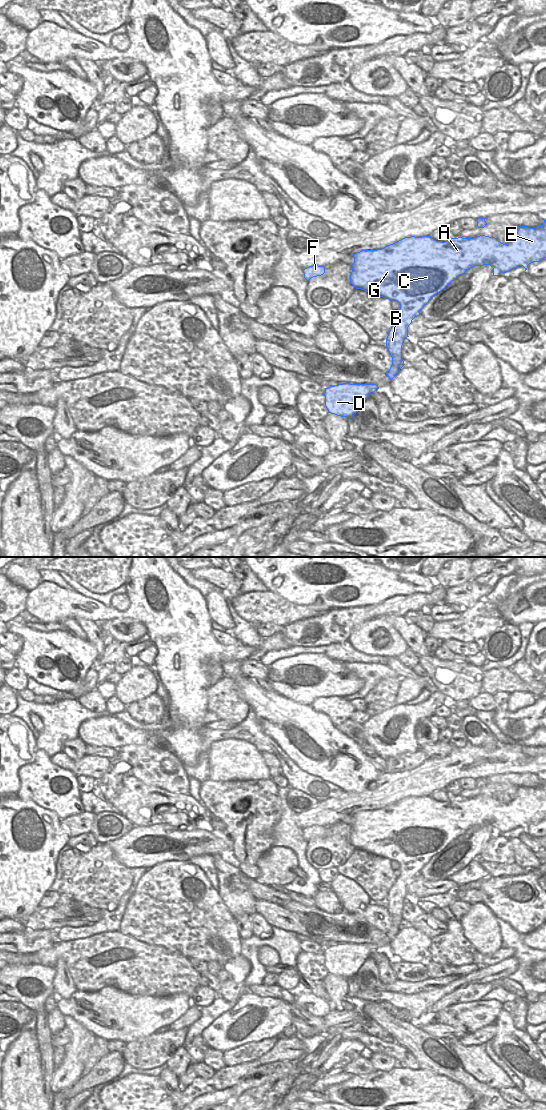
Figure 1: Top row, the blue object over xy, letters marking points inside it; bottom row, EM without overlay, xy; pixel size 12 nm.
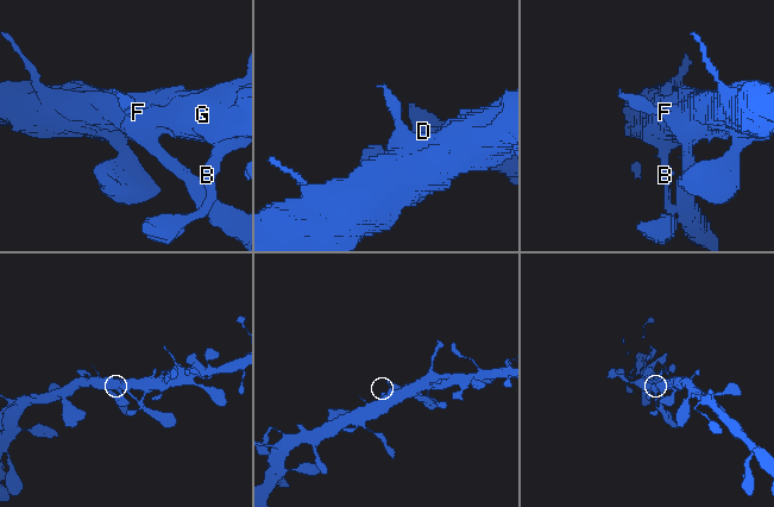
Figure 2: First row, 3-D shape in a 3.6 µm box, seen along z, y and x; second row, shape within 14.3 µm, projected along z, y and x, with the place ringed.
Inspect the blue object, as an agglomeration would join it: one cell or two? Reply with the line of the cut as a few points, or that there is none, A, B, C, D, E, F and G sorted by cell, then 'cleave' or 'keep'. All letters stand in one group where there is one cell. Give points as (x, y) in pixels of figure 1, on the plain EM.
no cut; A B C D E F G; keep

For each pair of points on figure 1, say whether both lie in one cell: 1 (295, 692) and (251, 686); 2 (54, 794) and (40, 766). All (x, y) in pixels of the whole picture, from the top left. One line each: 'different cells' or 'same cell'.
1: different cells
2: same cell

